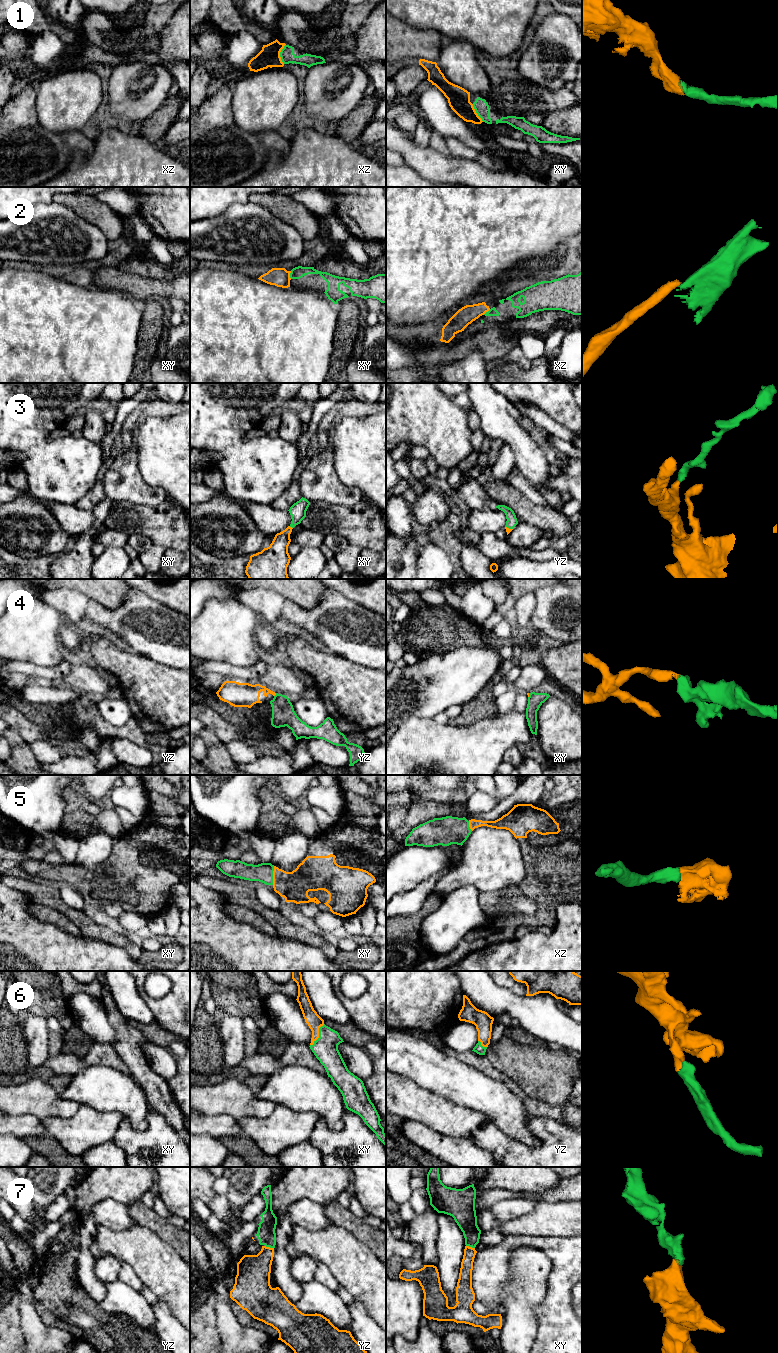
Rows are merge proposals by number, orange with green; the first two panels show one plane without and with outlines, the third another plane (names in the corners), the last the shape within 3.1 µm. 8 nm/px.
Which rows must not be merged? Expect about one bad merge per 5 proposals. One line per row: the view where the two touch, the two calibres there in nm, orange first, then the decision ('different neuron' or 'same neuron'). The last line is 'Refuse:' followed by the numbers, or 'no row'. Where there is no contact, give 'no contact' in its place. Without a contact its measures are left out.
1: meets orange in xz; 170 nm thick on the orange side, 120 nm on the other; same neuron
2: meets orange in xy; 160 nm thick on the orange side, 100 nm on the other; different neuron
3: meets orange in xy; 180 nm thick on the orange side, 130 nm on the other; same neuron
4: meets orange in yz; 190 nm thick on the orange side, 190 nm on the other; different neuron
5: meets orange in xy; 240 nm thick on the orange side, 150 nm on the other; same neuron
6: meets orange in xy; 120 nm thick on the orange side, 200 nm on the other; same neuron
7: meets orange in yz; 280 nm thick on the orange side, 150 nm on the other; same neuron
Refuse: 2, 4

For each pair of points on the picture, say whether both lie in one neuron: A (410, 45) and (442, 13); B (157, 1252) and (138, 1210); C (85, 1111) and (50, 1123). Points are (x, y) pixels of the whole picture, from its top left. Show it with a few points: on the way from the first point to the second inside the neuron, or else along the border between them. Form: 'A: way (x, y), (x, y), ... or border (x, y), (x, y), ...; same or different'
A: border (404, 22), (418, 28), (435, 29), (441, 35); different
B: border (135, 1222), (148, 1227), (165, 1241); different
C: way (76, 1120), (73, 1123), (59, 1123); same

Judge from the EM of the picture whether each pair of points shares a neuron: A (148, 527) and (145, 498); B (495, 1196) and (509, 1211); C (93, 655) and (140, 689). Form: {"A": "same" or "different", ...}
{"A": "different", "B": "different", "C": "same"}

